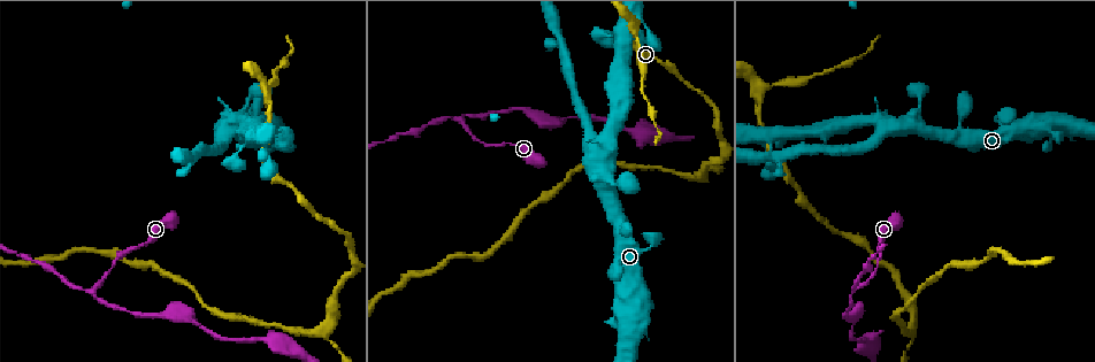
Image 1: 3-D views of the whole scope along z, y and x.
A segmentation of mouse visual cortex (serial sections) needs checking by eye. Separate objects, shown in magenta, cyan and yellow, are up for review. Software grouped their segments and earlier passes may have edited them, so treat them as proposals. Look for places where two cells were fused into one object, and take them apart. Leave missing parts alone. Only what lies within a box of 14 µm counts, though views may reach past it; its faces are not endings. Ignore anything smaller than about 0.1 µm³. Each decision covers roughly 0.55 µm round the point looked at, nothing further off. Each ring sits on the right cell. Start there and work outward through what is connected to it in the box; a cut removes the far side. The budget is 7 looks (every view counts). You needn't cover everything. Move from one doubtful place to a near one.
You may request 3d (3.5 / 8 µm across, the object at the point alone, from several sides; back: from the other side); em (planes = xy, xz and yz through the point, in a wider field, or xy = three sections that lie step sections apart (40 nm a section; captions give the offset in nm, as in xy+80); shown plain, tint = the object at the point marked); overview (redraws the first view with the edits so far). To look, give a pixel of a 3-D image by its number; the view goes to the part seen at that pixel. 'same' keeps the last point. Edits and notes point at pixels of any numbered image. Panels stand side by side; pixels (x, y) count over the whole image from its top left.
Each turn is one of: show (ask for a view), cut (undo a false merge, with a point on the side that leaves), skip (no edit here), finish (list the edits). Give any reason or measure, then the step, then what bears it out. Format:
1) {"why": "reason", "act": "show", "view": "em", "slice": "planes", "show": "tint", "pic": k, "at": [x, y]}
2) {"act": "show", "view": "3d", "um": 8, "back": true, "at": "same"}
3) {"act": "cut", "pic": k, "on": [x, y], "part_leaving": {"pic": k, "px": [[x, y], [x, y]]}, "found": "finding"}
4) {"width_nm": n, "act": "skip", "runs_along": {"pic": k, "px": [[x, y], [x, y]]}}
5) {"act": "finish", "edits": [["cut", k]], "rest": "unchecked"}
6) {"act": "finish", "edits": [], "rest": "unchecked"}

{"why": "calibre changes", "act": "show", "view": "3d", "um": 3.5, "pic": 1, "at": [327, 331]}

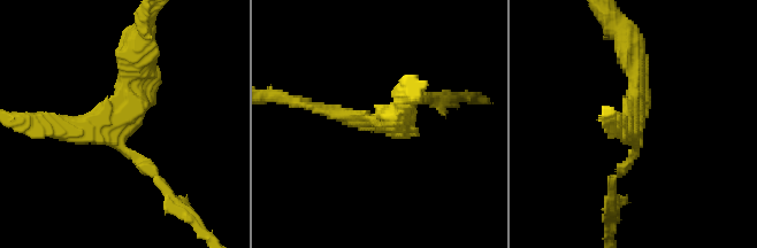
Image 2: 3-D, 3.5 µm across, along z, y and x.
{"arms": 3, "arm_widths_nm": [150, 200, 350], "act": "show", "view": "em", "slice": "xy", "step": 3, "show": "tint", "pic": 2, "at": [373, 121]}

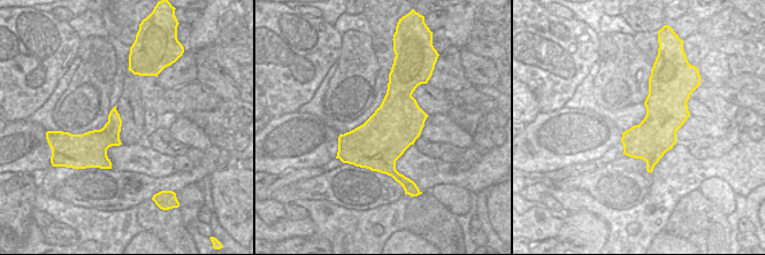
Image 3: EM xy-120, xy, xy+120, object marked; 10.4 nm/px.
{"act": "skip", "runs_along": {"pic": 2, "px": [[137, 49], [130, 113], [48, 126]]}, "found": "all the same cell"}

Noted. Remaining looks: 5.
{"act": "show", "view": "3d", "um": 3.5, "pic": 1, "at": [855, 292]}

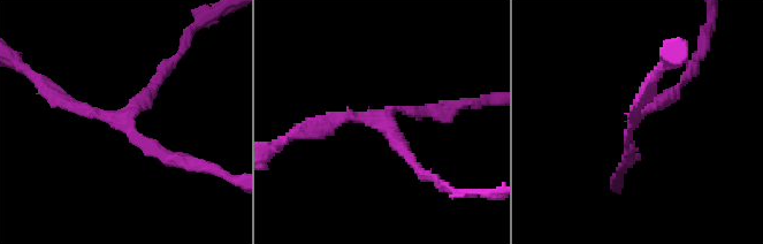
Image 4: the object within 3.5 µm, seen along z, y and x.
{"act": "show", "view": "em", "slice": "planes", "show": "tint", "pic": 4, "at": [386, 117]}

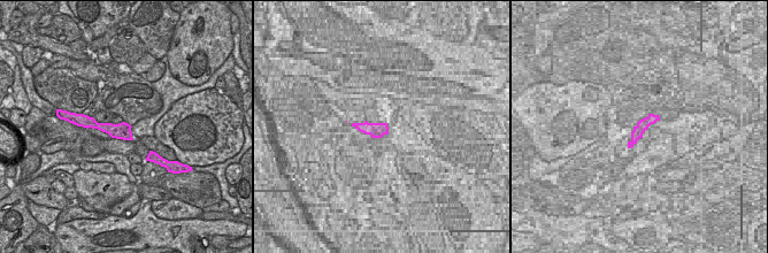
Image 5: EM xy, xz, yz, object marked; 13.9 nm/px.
{"arms": 3, "arm_widths_nm": [150, 150, 150], "act": "skip", "runs_along": {"pic": 4, "px": [[691, 74], [636, 116], [628, 159]]}, "found": "all the same cell"}

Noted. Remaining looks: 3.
{"why": "sudden change in width", "act": "show", "view": "3d", "um": 3.5, "pic": 1, "at": [638, 51]}

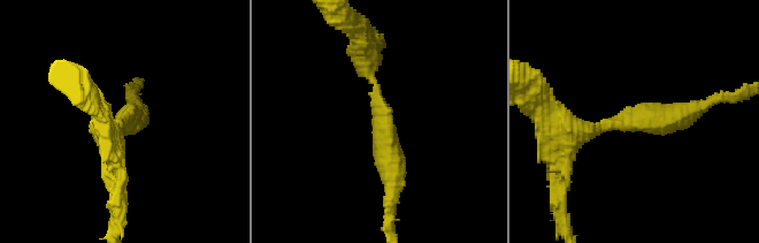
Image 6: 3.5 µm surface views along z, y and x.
{"why": "shape alone is not enough", "act": "show", "view": "em", "slice": "planes", "show": "tint", "pic": 6, "at": [123, 118]}

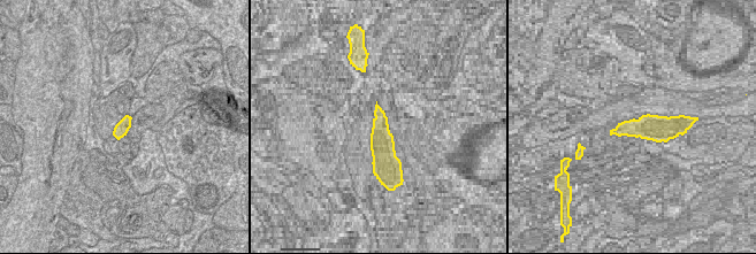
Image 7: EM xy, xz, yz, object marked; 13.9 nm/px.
{"why": "cut it another way", "act": "show", "view": "em", "slice": "xy", "step": 1, "show": "tint", "at": "same"}

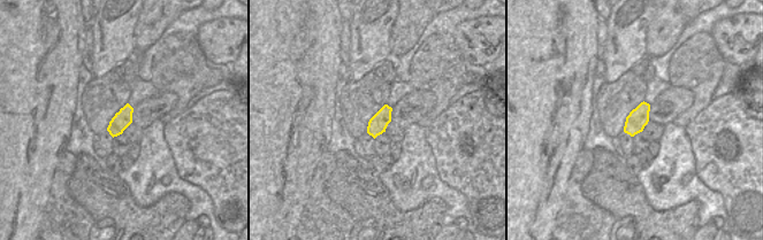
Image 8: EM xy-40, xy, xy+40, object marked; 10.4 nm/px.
{"act": "skip", "runs_along": {"pic": 6, "px": [[568, 143], [707, 105]]}, "found": "all the same cell"}

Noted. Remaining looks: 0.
{"act": "finish", "edits": [], "rest": "unchecked"}

